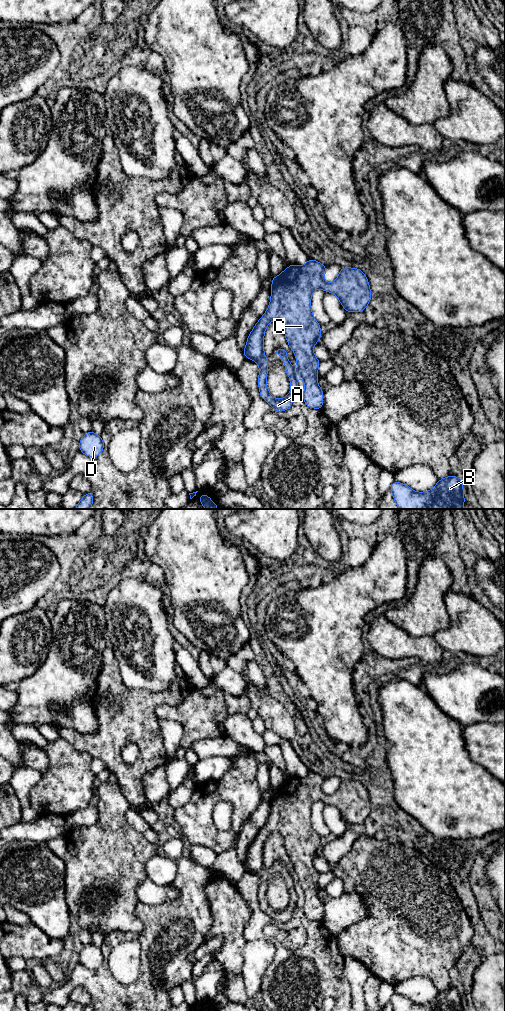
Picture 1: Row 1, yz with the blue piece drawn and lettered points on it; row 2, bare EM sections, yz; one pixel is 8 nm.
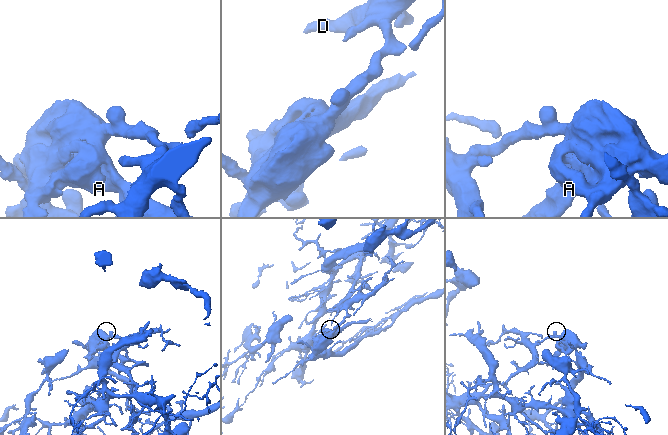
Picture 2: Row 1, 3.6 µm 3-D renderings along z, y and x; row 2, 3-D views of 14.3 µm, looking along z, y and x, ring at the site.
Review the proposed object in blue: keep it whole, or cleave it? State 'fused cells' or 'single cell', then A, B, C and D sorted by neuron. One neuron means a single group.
fused cells | A C / B D

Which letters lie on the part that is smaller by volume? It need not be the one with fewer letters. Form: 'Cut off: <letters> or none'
Cut off: A, C

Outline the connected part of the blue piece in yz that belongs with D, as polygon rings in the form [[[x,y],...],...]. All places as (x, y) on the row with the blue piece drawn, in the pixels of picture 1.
[[[90,431],[80,440],[79,449],[85,455],[95,458],[103,451],[104,442],[100,435]]]

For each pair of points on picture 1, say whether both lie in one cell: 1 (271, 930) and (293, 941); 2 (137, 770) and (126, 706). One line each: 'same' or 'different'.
1: same
2: same

